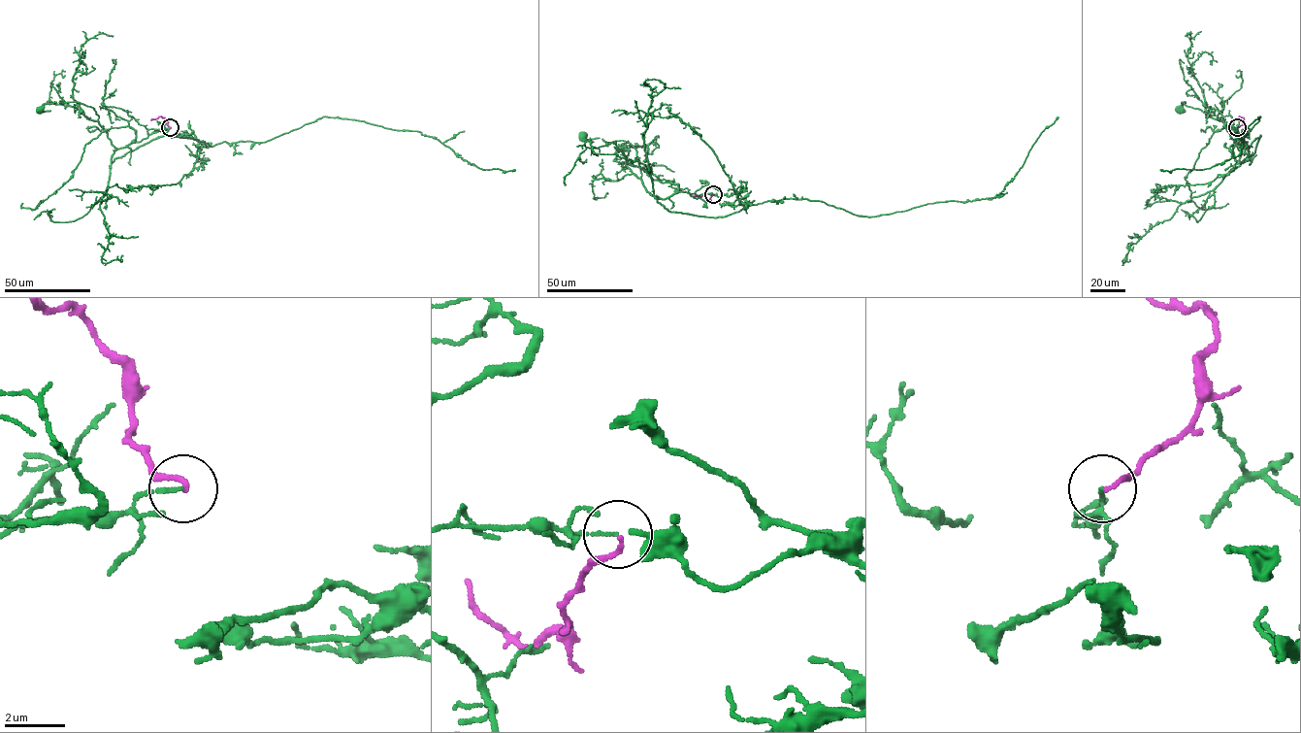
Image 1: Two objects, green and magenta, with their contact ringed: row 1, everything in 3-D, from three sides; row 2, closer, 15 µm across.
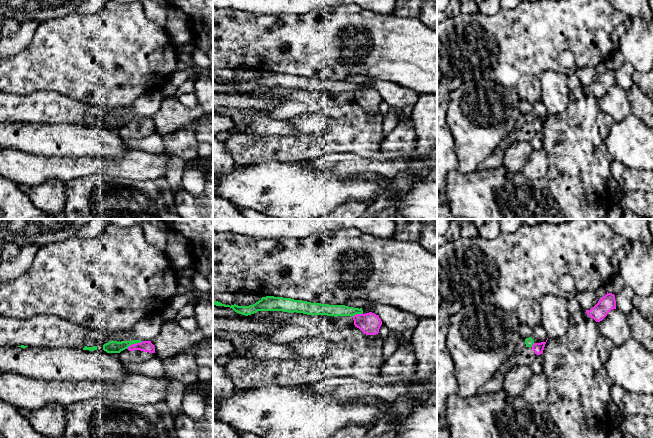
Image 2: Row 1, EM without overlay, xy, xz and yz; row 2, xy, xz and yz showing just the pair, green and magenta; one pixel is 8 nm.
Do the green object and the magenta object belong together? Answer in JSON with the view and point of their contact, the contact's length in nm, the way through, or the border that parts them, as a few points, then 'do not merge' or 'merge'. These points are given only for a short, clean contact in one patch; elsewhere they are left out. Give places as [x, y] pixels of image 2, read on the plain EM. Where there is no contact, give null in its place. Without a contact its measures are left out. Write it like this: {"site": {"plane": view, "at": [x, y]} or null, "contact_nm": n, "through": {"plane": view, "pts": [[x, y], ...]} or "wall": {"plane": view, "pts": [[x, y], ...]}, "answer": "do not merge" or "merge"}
{"site": {"plane": "xy", "at": [134, 119]}, "contact_nm": 150, "wall": {"plane": "xy", "pts": [[142, 117], [132, 119], [126, 124]]}, "answer": "do not merge"}

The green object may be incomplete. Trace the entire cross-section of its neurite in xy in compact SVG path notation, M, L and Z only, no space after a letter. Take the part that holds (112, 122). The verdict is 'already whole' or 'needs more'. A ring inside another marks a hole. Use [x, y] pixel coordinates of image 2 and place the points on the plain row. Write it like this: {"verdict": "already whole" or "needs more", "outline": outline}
{"verdict": "already whole", "outline": "M132 116L132 117L109 117L103 121L103 126L107 129L120 129L121 127L127 125L130 121L141 119L141 116Z"}

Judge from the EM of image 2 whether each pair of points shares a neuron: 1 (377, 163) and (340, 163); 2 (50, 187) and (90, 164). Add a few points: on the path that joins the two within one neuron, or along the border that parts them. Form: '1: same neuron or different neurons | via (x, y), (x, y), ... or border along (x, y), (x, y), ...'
1: same neuron | via (368, 164), (349, 164)
2: different neurons | border along (63, 182), (57, 179), (47, 179), (37, 185)

